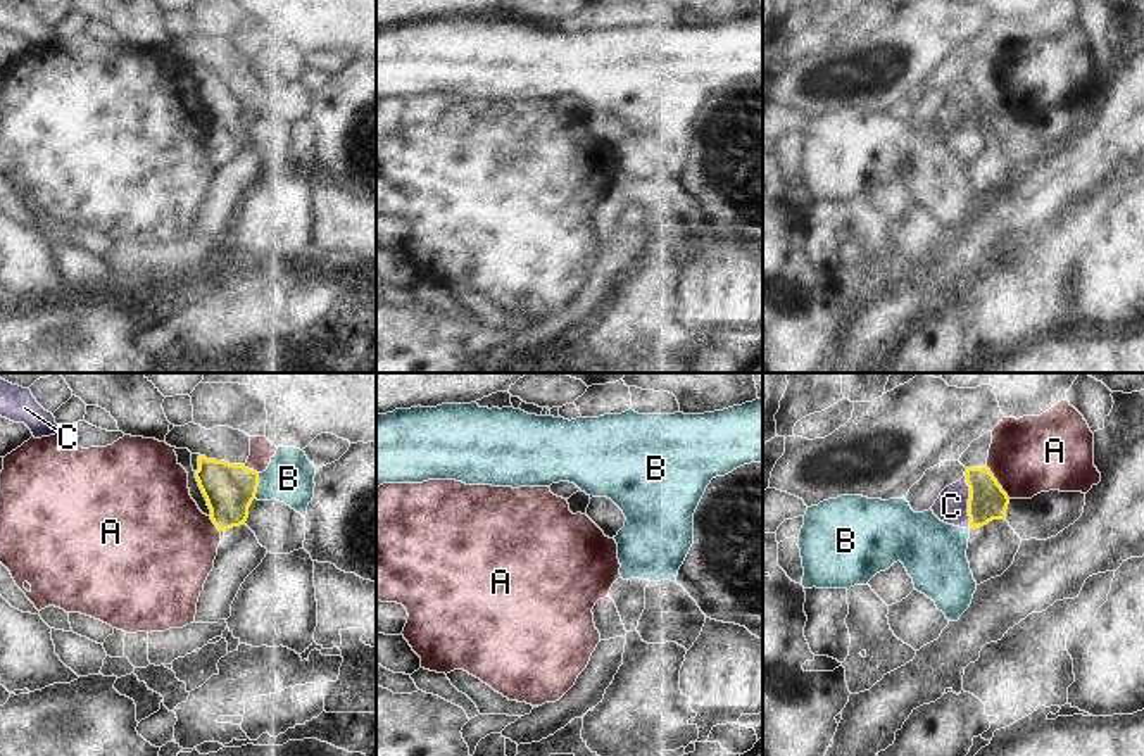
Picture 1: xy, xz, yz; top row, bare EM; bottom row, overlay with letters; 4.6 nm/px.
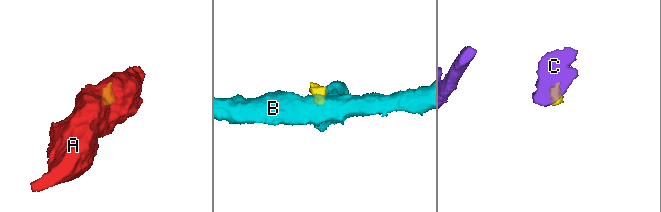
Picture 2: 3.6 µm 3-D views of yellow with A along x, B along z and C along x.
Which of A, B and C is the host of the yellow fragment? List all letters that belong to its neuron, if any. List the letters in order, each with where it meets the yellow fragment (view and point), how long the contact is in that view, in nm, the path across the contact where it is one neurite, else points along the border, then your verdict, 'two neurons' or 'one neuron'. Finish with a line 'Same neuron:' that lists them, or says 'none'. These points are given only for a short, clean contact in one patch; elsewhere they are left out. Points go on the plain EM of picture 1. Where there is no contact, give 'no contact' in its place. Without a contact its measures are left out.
A: yz (996, 95) | 200 nm | along yz (986, 78), (1010, 111) | two neurons
B: xy (257, 99) | 120 nm | along xy (259, 87), (254, 111) | two neurons
C: yz (968, 114) | 260 nm | along yz (965, 87), (970, 140) | two neurons
Same neuron: none

